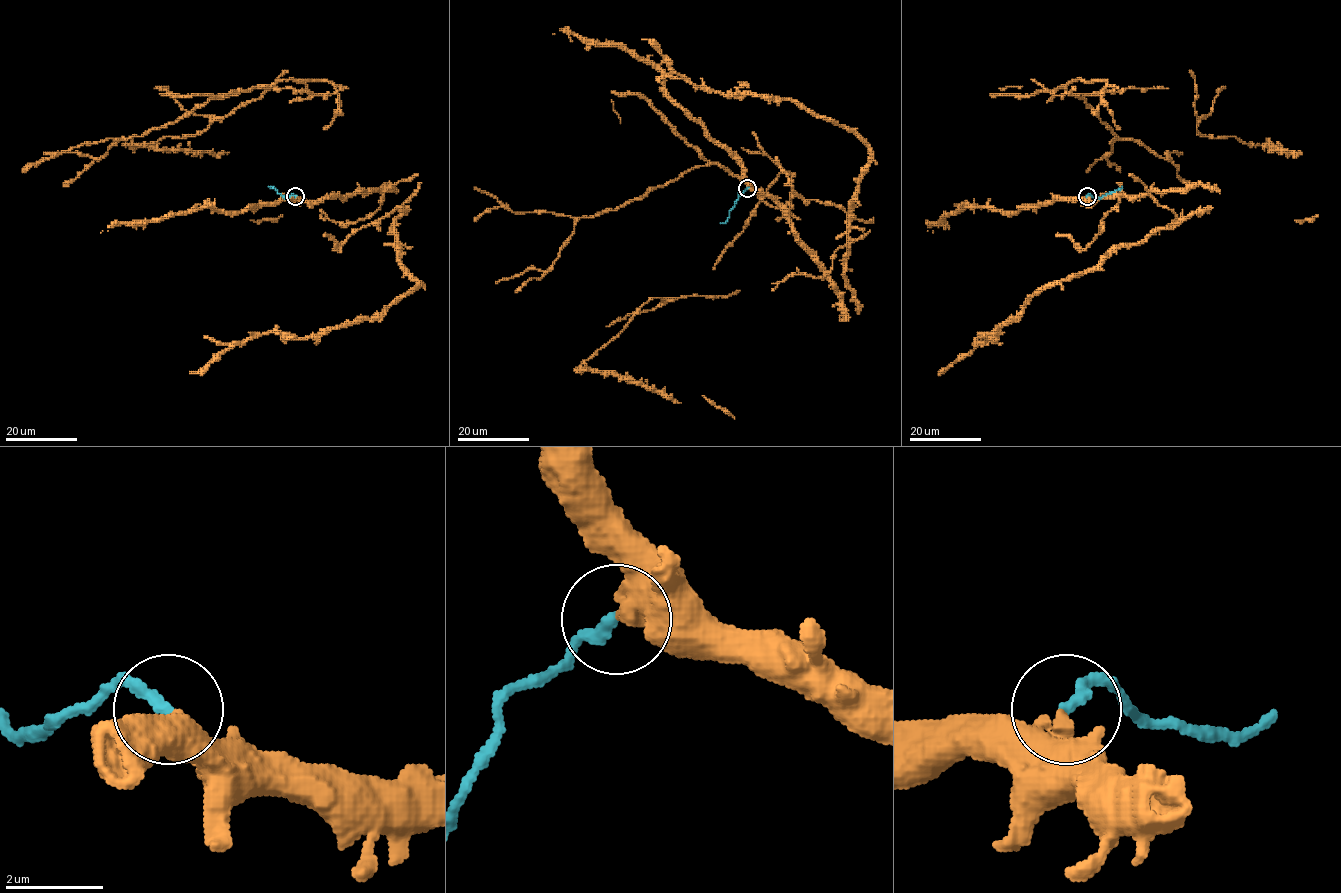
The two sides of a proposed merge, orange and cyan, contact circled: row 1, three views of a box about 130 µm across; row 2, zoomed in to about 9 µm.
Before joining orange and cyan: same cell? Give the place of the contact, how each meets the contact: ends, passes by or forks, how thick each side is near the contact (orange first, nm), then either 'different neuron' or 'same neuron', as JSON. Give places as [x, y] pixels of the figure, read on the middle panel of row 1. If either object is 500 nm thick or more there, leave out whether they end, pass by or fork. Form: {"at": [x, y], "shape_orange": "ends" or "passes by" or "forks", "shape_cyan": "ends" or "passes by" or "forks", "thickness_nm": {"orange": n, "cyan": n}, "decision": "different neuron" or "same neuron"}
{"at": [747, 188], "shape_orange": "ends", "shape_cyan": "ends", "thickness_nm": {"orange": 440, "cyan": 240}, "decision": "different neuron"}

